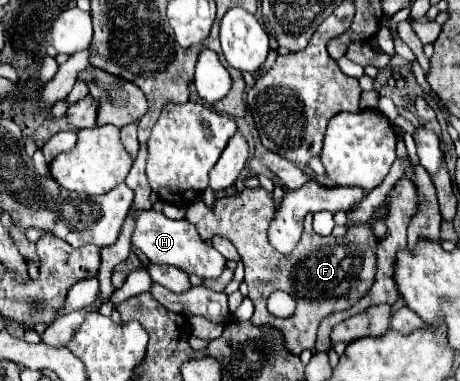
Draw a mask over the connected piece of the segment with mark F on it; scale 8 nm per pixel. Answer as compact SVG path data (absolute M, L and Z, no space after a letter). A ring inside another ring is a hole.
M244 187L242 193L236 197L218 199L214 209L208 209L200 199L196 203L190 203L186 209L186 219L198 227L198 233L204 241L208 241L210 235L224 235L236 245L246 271L248 297L256 307L250 323L256 327L258 325L276 327L282 333L286 351L290 351L292 355L300 355L304 349L314 347L316 331L324 317L338 311L346 311L372 287L376 273L376 243L378 243L376 235L372 233L372 223L386 219L388 205L380 203L380 207L374 209L372 217L366 223L348 227L348 233L338 239L332 235L330 237L316 235L312 229L312 213L308 213L304 219L302 239L288 257L274 251L272 245L268 243L266 229L272 221L272 211L274 205L272 201L266 201L264 187L256 189ZM276 289L290 293L298 303L296 313L288 319L276 319L266 309L266 299Z

